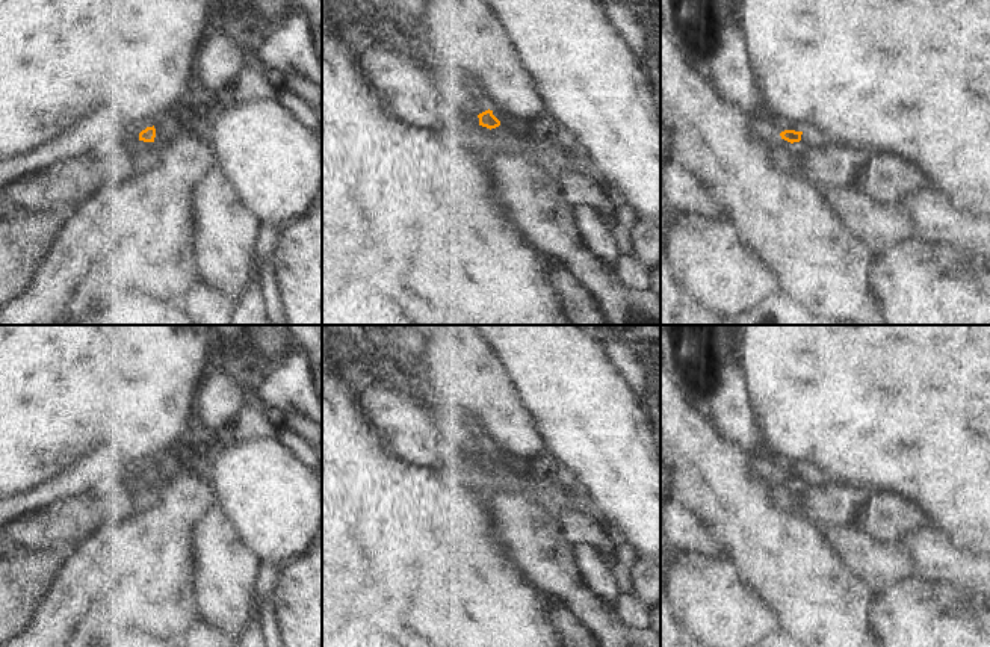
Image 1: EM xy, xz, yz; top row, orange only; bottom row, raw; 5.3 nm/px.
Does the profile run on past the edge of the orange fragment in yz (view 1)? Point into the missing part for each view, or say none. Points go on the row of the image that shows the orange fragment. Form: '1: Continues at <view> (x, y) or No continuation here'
1: No continuation here.

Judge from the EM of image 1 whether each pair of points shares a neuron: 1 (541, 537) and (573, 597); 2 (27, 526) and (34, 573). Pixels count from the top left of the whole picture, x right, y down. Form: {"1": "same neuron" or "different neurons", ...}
{"1": "same neuron", "2": "different neurons"}

